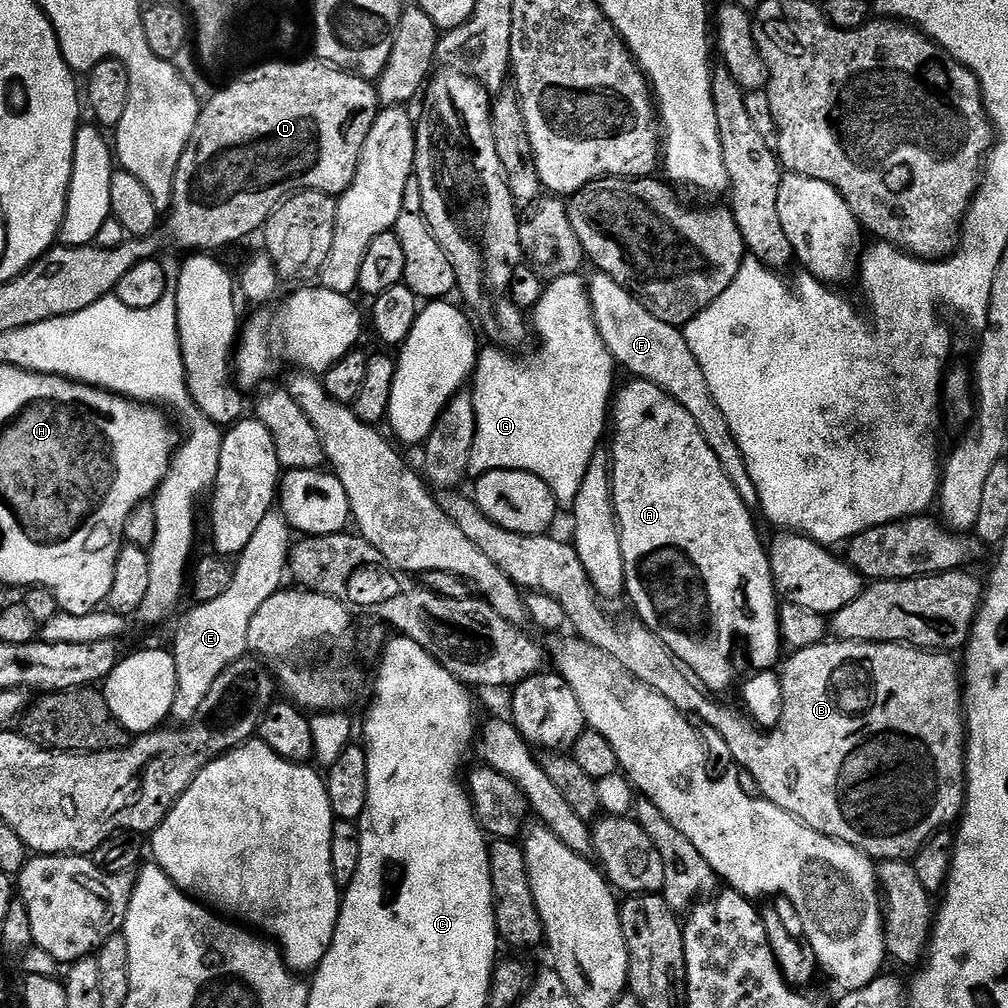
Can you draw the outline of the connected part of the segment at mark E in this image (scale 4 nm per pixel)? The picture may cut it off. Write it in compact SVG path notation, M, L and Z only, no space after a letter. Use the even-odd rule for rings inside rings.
M279 510L268 512L266 518L262 518L258 530L254 530L254 538L250 538L246 550L235 561L229 588L214 601L197 603L181 618L176 628L176 637L170 643L176 667L176 693L170 717L173 725L190 723L194 714L198 714L198 706L202 706L206 694L210 694L210 686L218 682L218 678L235 660L245 659L250 618L258 614L266 598L281 591L283 584L280 583L284 576L286 580L288 554L293 540L293 533L283 514Z

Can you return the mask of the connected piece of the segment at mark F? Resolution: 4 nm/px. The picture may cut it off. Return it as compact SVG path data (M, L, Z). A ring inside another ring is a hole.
M593 271L587 277L587 293L592 304L593 321L596 323L602 341L608 347L609 354L615 363L625 368L635 379L657 384L694 422L698 422L698 430L702 430L702 438L710 442L710 450L714 450L714 458L722 462L722 470L726 470L726 478L738 490L742 502L750 510L760 507L758 492L754 490L754 482L750 479L750 470L746 470L746 462L742 452L734 442L734 434L730 434L730 426L718 410L714 402L714 394L710 394L710 386L706 386L706 374L702 374L702 366L698 366L698 358L690 350L683 331L677 325L662 322L662 318L654 318L646 306L642 306L636 297L628 293L614 278L604 272Z

